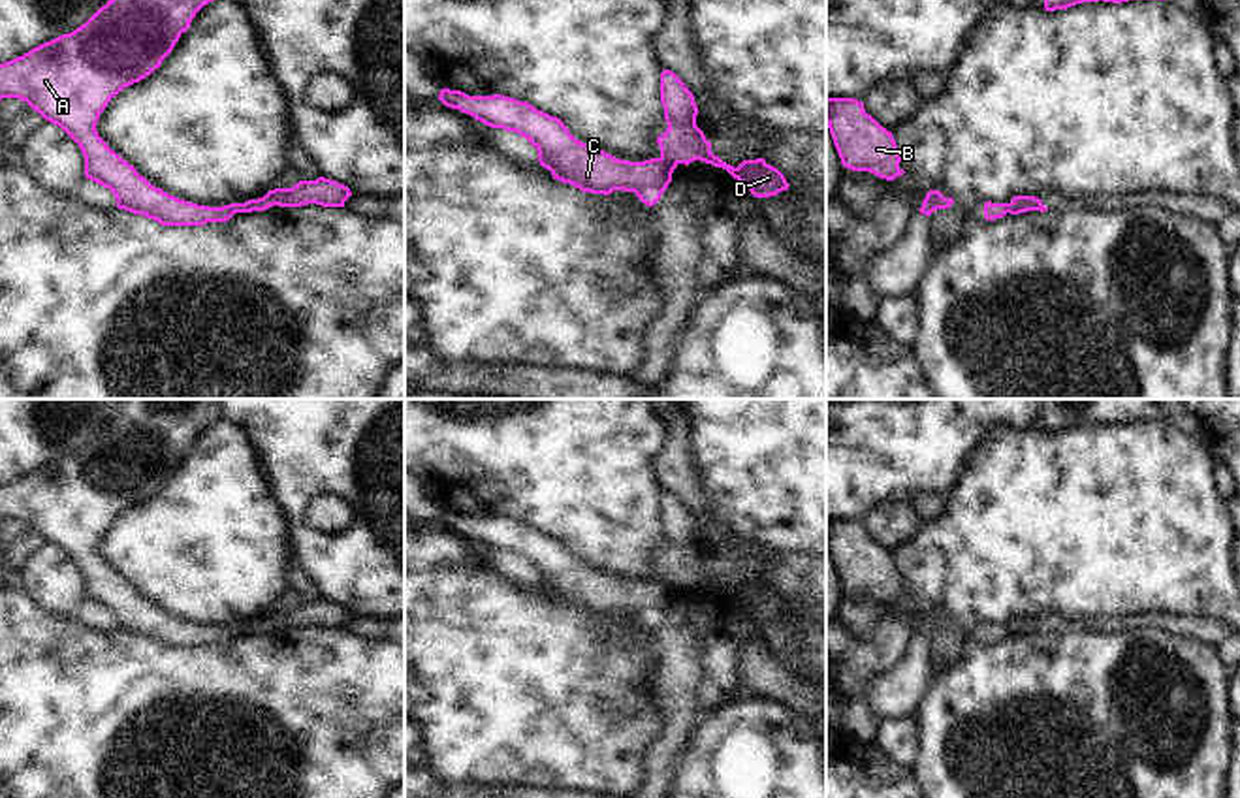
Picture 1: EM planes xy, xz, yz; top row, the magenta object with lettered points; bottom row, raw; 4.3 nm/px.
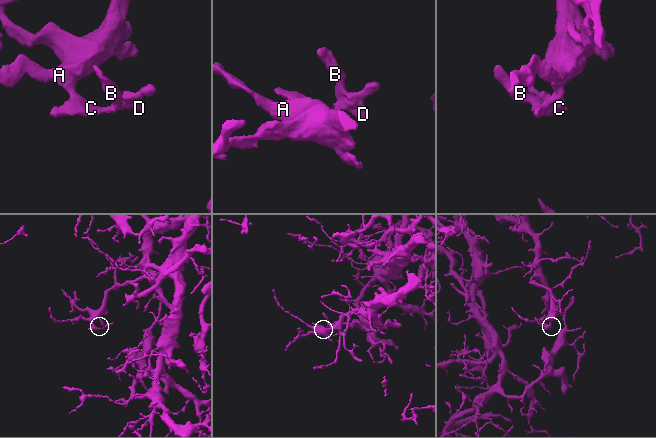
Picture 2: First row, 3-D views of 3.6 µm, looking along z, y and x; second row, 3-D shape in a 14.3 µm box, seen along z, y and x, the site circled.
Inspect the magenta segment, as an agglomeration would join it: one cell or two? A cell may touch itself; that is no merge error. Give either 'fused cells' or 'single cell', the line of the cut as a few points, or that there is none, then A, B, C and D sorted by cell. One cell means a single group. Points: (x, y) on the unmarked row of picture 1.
fused cells; cut in xz along (659, 580), (674, 590); A C / B D

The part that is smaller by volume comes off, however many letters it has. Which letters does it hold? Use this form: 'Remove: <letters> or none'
Remove: B, D

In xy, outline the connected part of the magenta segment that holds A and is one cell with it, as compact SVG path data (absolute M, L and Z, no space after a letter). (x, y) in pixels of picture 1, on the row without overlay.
M119 399L117 416L85 446L0 486L0 521L19 519L45 542L60 548L85 578L85 598L109 610L119 630L143 636L162 647L226 644L243 625L207 629L169 617L141 598L96 553L107 525L122 510L160 489L196 435L220 418L220 399Z

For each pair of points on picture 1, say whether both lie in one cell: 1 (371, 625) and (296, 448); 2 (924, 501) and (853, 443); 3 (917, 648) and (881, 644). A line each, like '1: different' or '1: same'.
1: different
2: different
3: different

